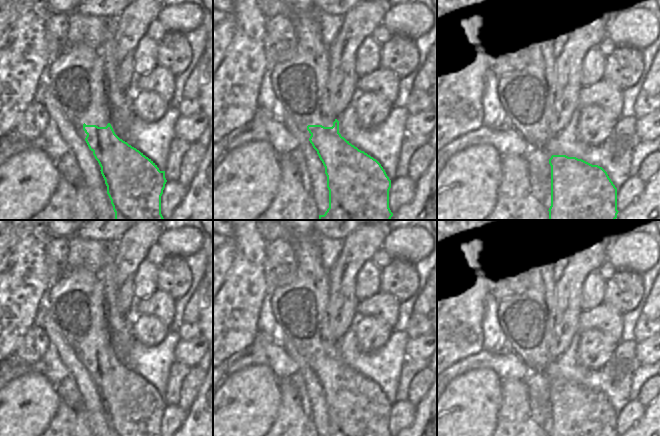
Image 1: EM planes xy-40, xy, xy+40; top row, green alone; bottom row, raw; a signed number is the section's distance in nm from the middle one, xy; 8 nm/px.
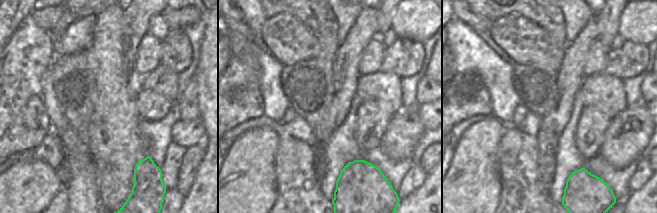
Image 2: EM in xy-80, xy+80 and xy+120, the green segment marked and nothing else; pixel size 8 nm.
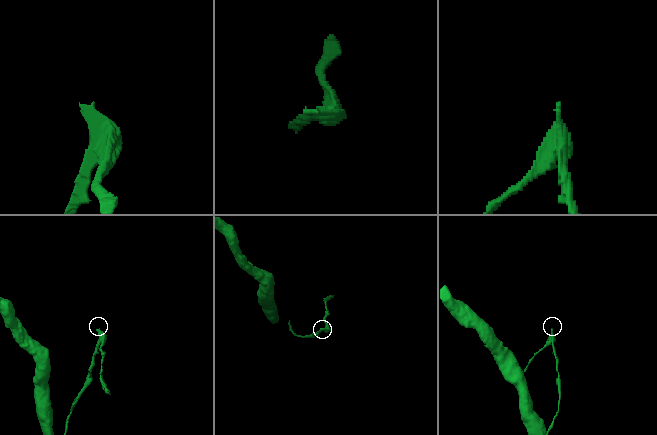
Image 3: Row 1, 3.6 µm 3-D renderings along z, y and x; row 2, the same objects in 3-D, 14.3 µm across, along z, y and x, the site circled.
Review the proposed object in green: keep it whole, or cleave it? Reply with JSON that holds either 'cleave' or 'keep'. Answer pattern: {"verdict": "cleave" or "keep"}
{"verdict": "cleave"}

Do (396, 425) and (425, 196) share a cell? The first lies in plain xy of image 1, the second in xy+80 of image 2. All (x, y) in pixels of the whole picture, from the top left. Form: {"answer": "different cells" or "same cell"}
{"answer": "different cells"}

